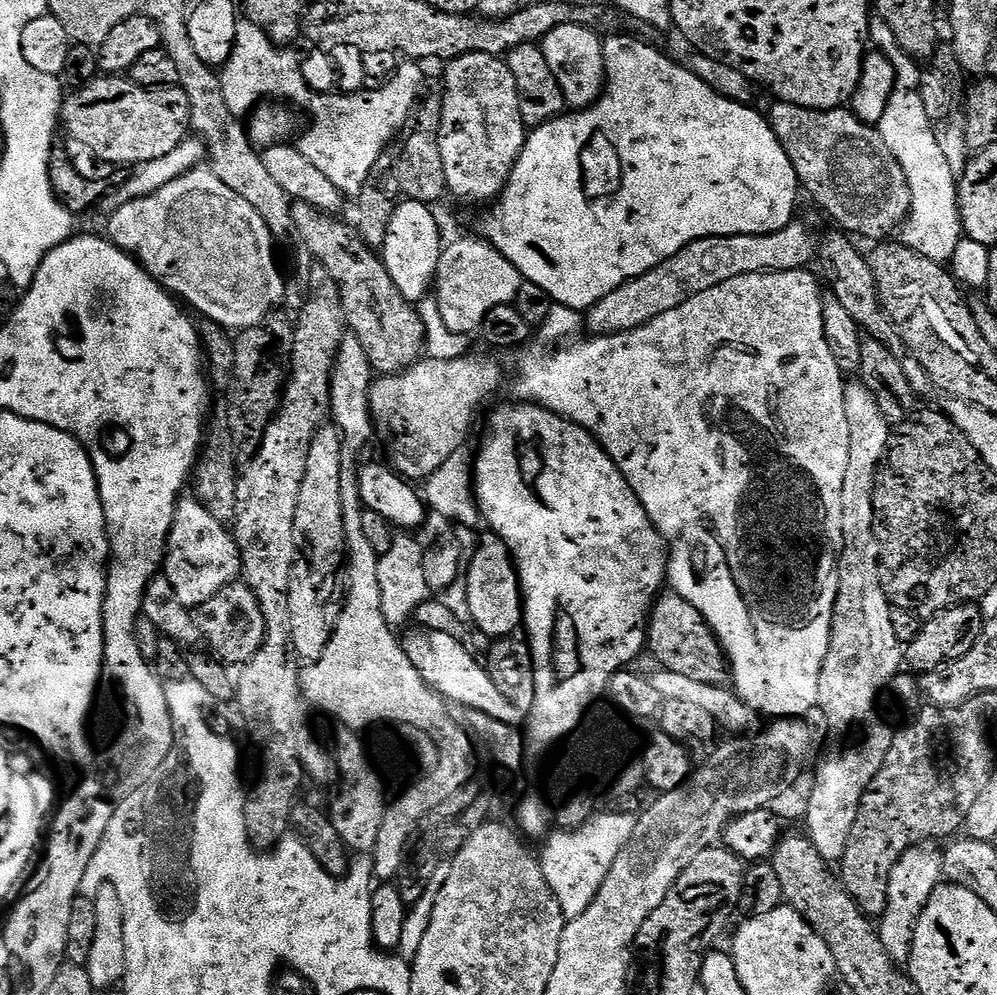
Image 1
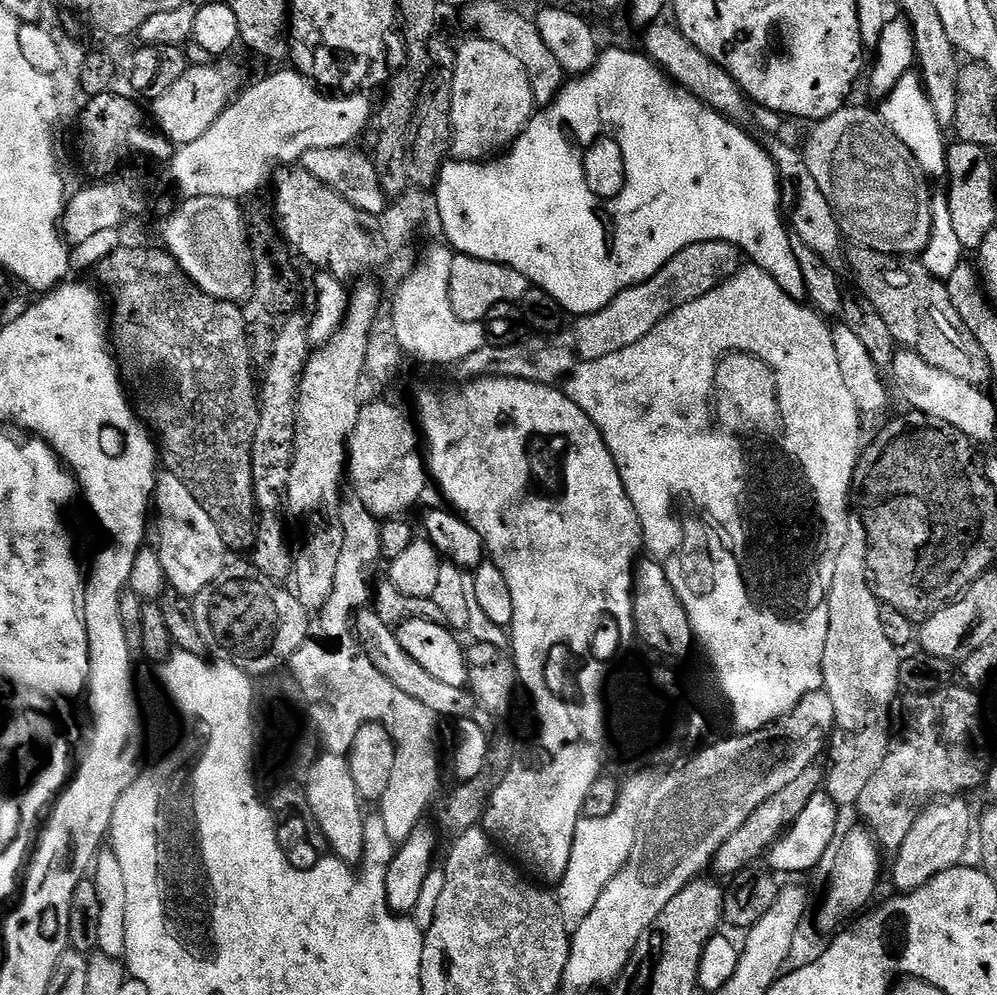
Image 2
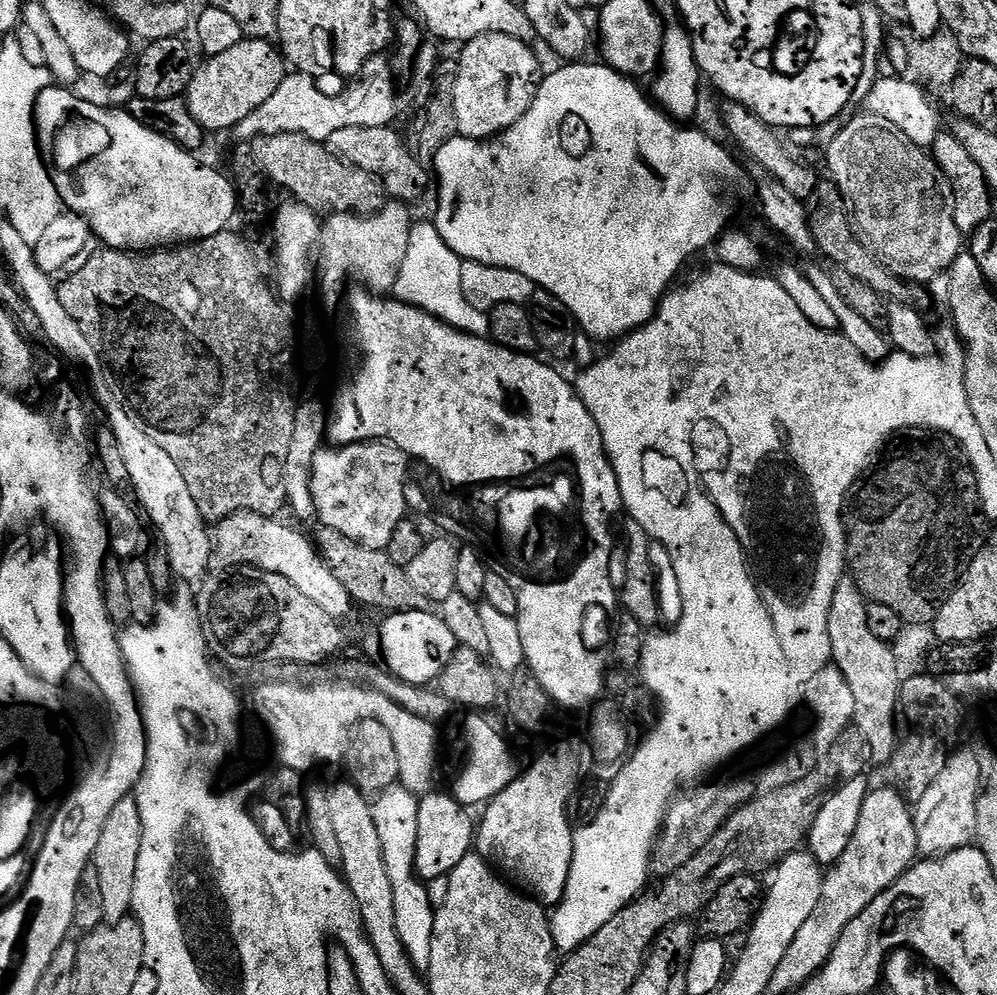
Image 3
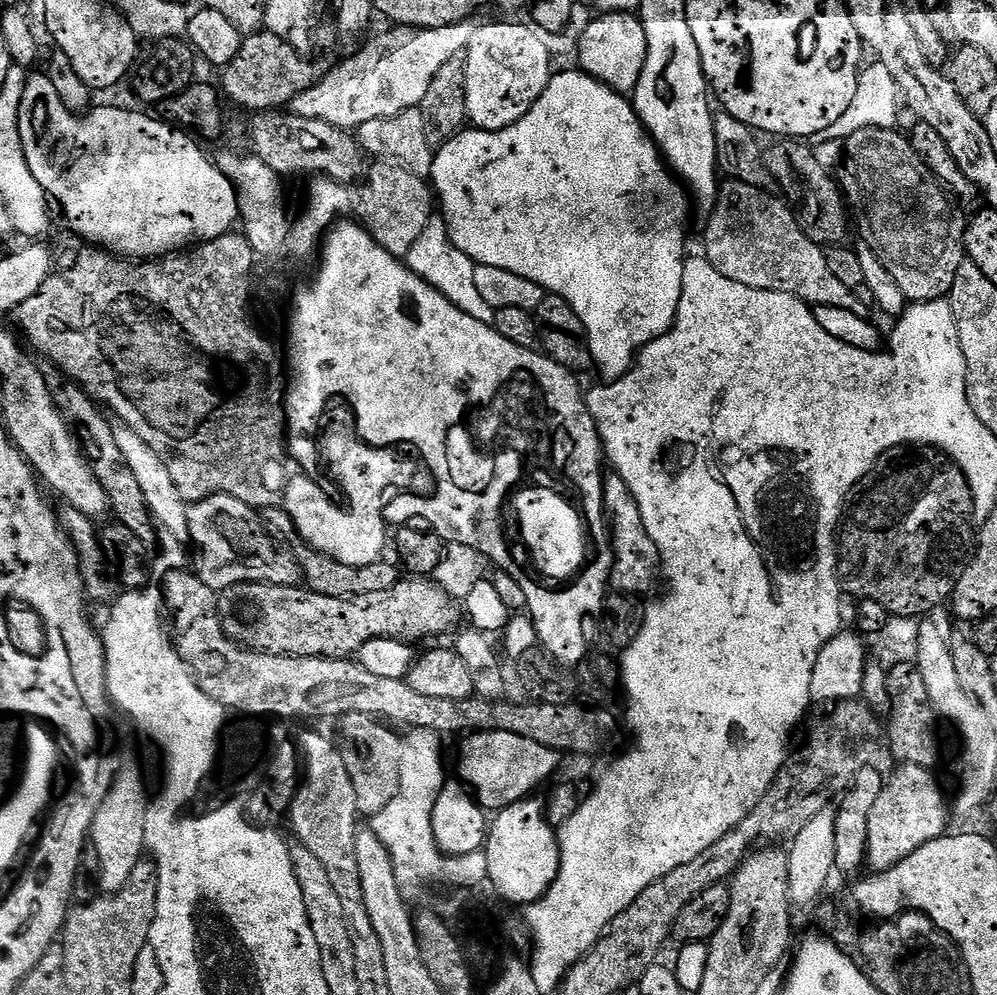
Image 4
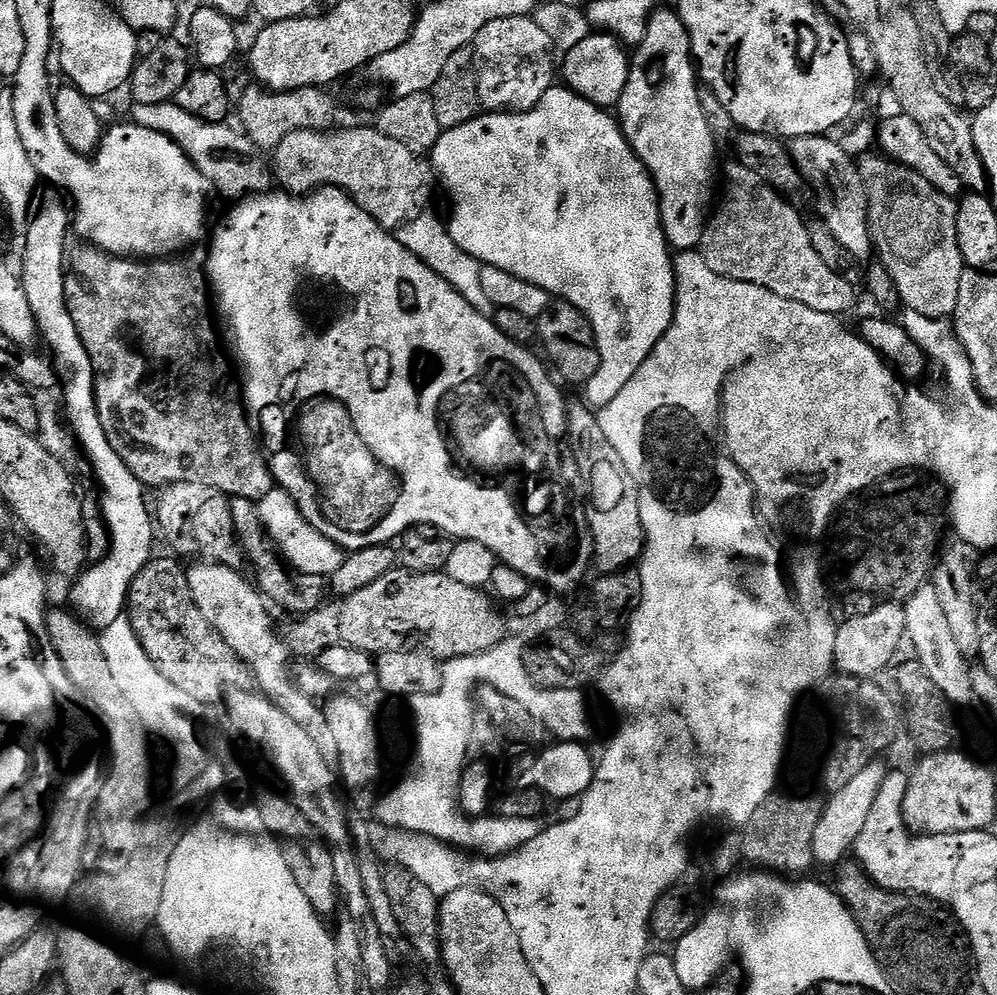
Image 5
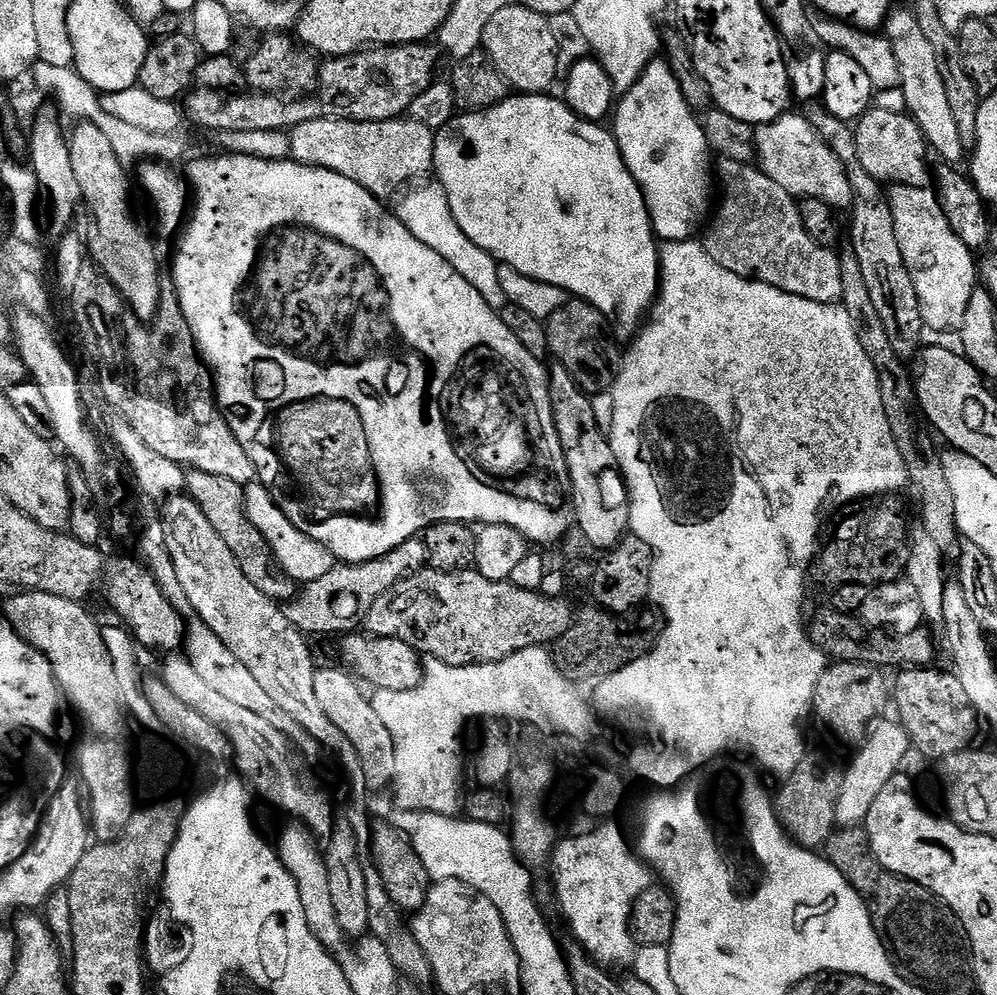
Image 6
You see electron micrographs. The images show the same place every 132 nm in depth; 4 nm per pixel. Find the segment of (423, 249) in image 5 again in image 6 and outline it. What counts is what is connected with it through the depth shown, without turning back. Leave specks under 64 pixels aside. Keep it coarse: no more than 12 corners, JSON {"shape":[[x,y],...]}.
{"shape":[[439,183],[413,187],[394,214],[442,254],[491,308],[508,299],[498,261],[454,222]]}

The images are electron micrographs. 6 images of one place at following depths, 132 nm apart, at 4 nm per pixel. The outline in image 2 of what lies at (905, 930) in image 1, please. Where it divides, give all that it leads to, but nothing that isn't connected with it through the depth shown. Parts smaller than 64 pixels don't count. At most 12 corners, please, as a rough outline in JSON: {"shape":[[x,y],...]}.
{"shape":[[962,798],[937,801],[893,859],[901,893],[957,867],[974,832]]}

